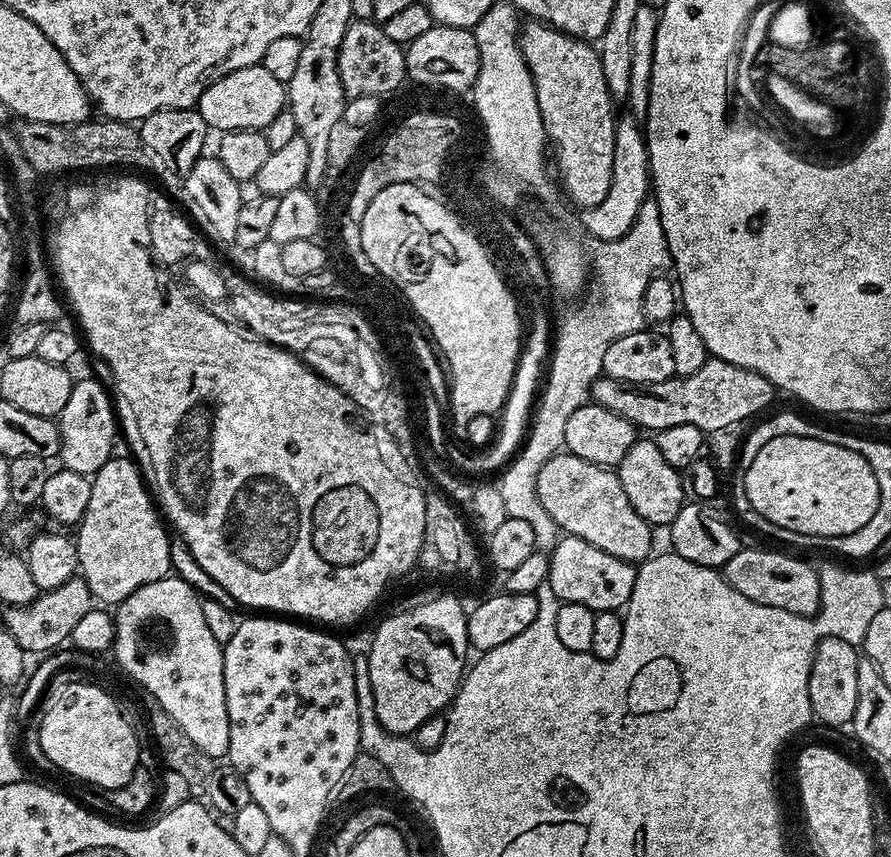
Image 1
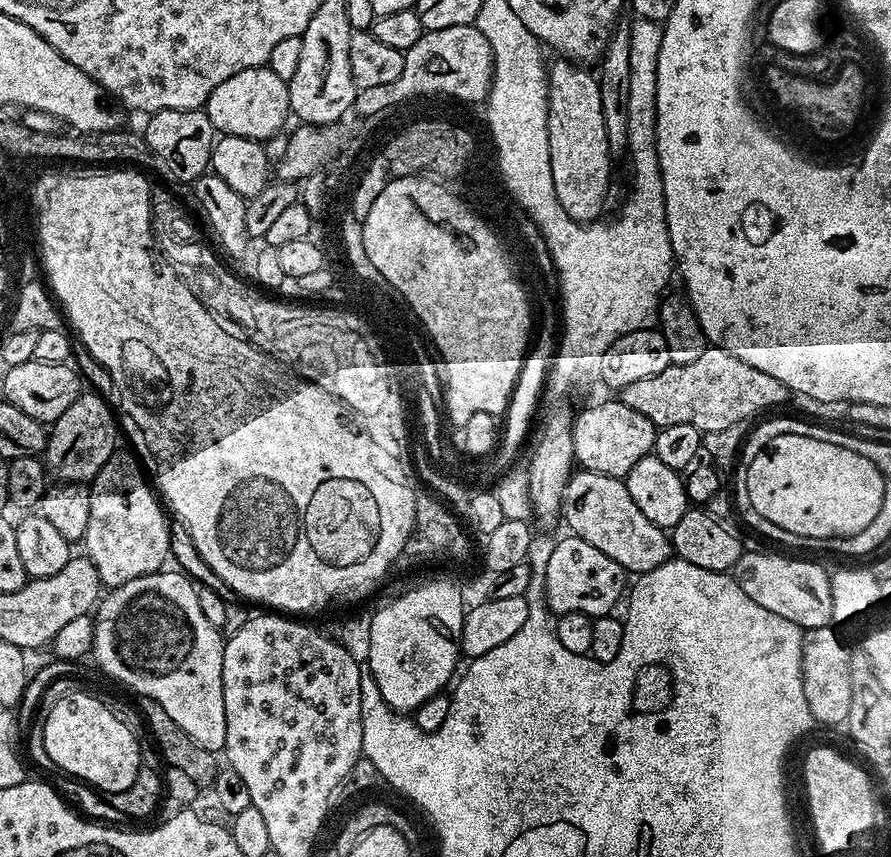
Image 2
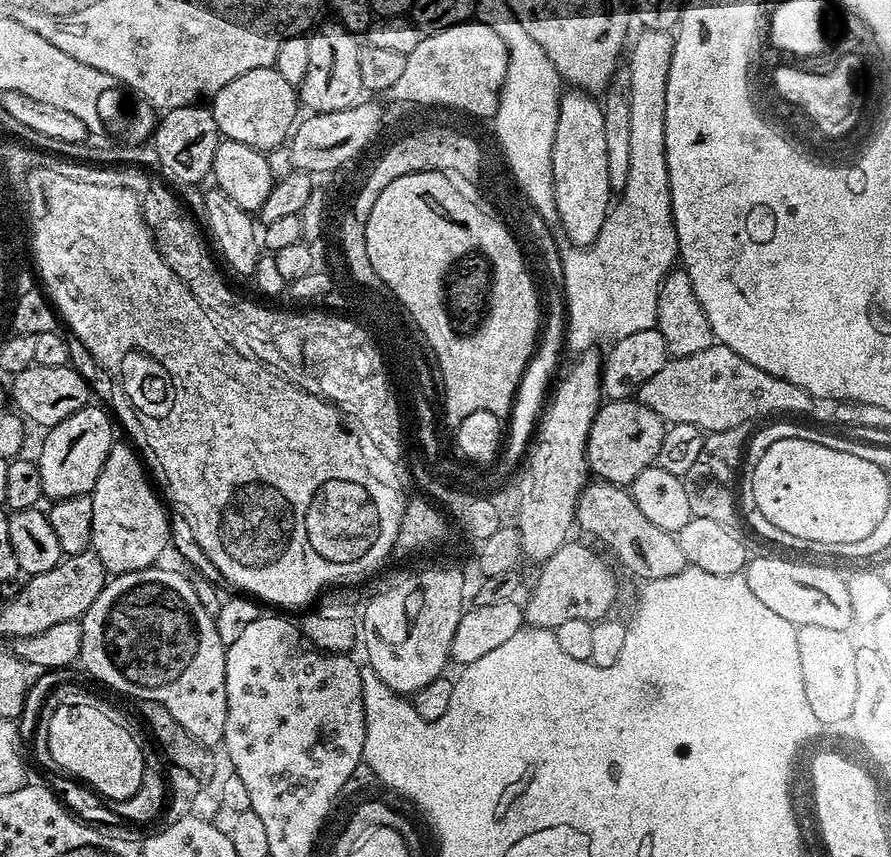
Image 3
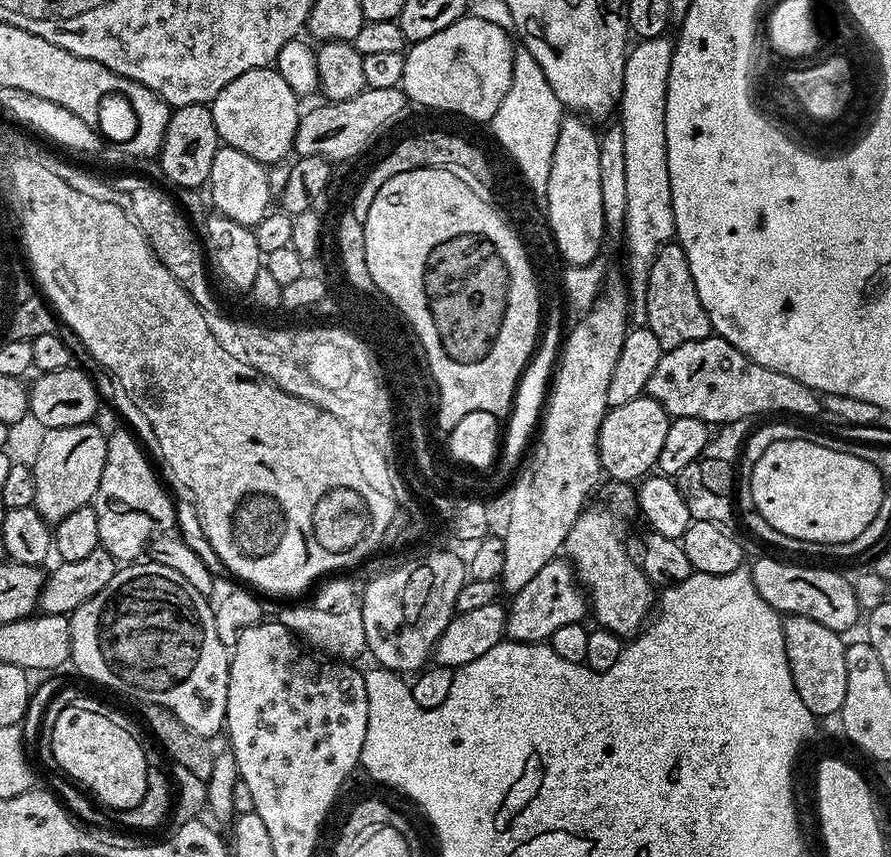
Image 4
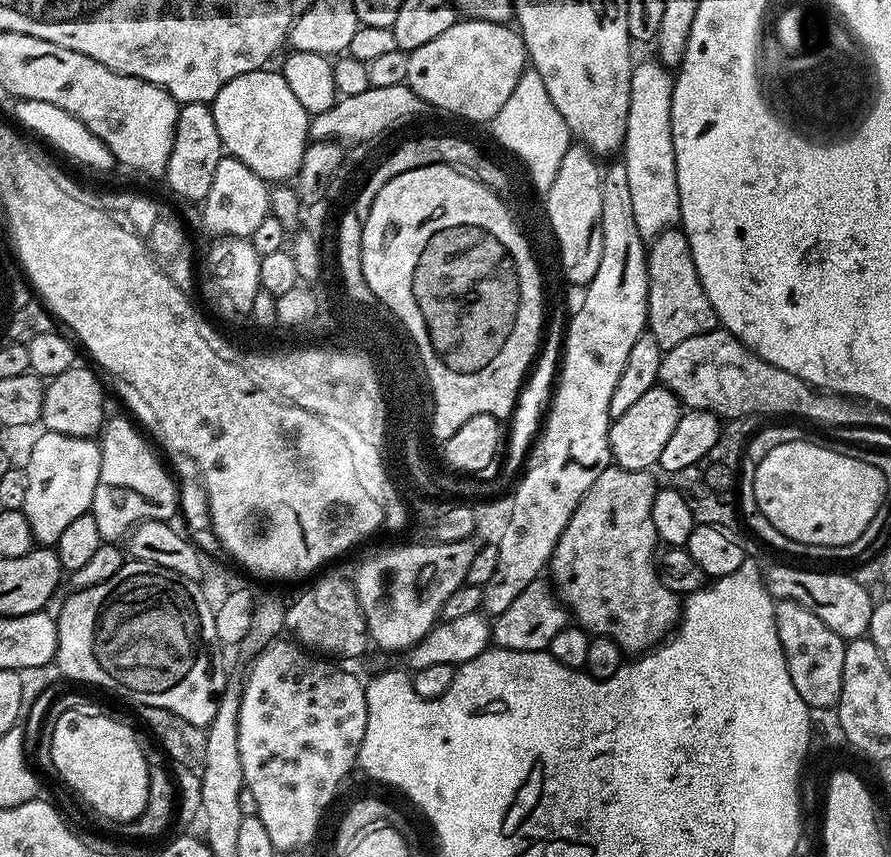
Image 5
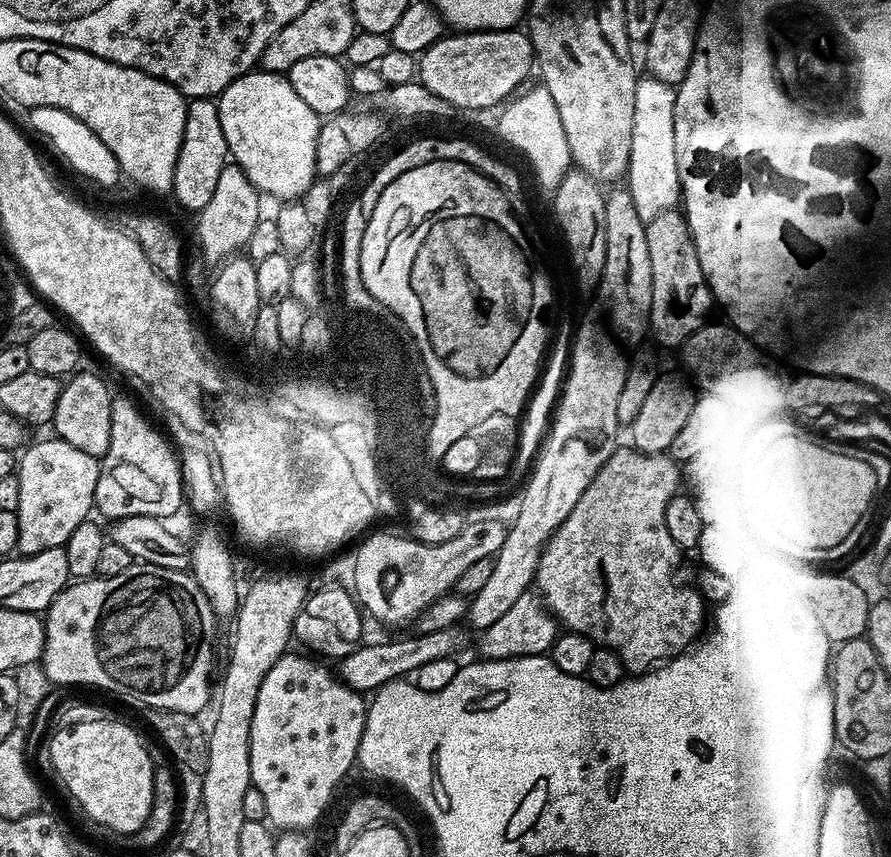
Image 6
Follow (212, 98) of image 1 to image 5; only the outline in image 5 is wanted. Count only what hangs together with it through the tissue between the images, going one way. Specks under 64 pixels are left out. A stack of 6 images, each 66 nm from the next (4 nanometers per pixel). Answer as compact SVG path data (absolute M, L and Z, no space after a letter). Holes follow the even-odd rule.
M279 71L247 72L236 76L218 94L210 105L214 114L214 126L218 126L220 141L224 144L227 155L238 158L254 170L265 182L288 182L299 173L302 166L302 154L310 143L310 113L304 109L302 102L294 98L286 78Z

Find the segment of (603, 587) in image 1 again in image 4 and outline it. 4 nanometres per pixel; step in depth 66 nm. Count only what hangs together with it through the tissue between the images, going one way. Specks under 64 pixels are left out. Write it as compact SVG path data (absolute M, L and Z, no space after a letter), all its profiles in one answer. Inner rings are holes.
M564 558L554 559L542 566L542 570L538 570L538 574L534 574L534 578L530 578L530 582L526 582L526 586L522 586L522 590L518 590L511 600L512 605L509 603L506 608L506 636L523 644L551 641L554 630L581 623L585 619L584 612L586 616L590 608L585 589L578 583L571 563Z

